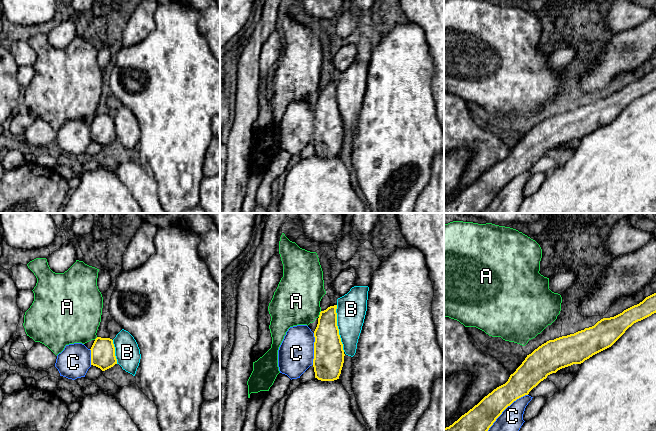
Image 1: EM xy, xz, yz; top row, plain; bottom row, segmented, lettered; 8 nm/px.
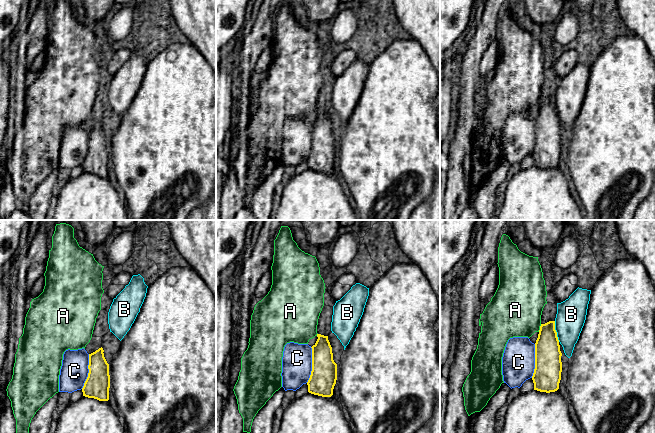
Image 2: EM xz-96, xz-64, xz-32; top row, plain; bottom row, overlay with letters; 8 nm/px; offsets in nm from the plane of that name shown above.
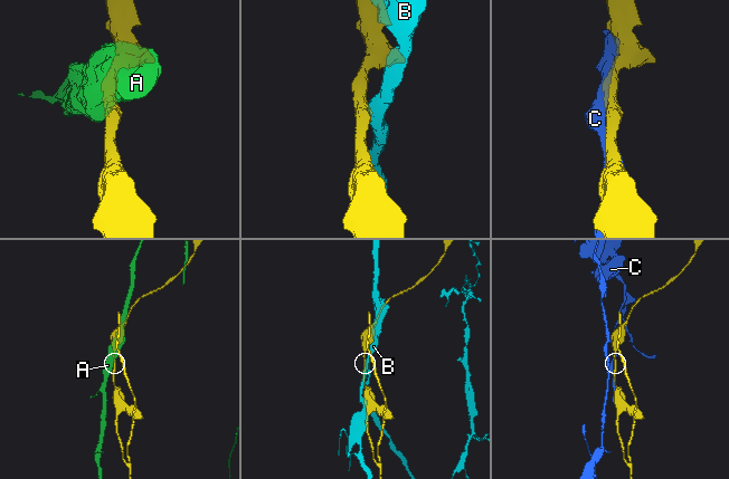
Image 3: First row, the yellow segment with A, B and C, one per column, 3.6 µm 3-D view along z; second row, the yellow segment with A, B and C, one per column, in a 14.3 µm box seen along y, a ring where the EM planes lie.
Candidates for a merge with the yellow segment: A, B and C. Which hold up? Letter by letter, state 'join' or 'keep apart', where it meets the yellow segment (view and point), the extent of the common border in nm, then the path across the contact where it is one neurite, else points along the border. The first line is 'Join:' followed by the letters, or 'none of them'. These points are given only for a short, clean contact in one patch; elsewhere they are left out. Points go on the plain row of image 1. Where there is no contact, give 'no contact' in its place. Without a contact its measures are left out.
Join: A
A: join; contact xz (320, 90); length 50 nm
B: keep apart; contact xz (337, 104); length 380 nm
C: keep apart; contact yz (501, 189); length 500 nm

